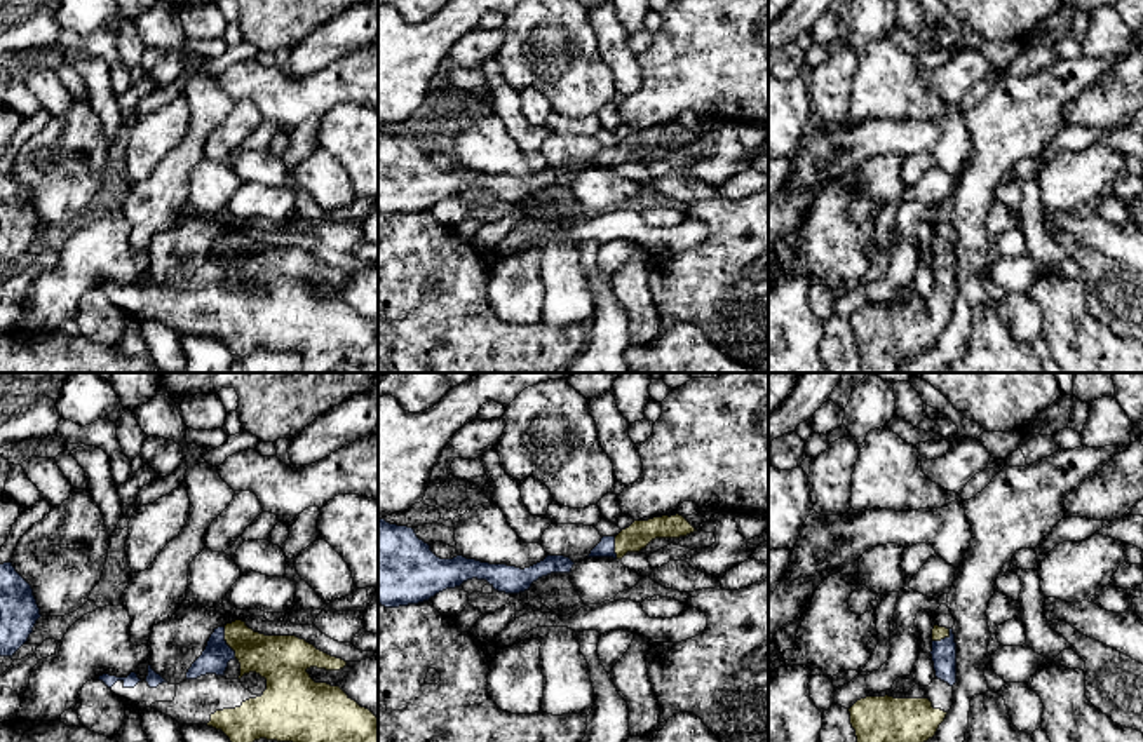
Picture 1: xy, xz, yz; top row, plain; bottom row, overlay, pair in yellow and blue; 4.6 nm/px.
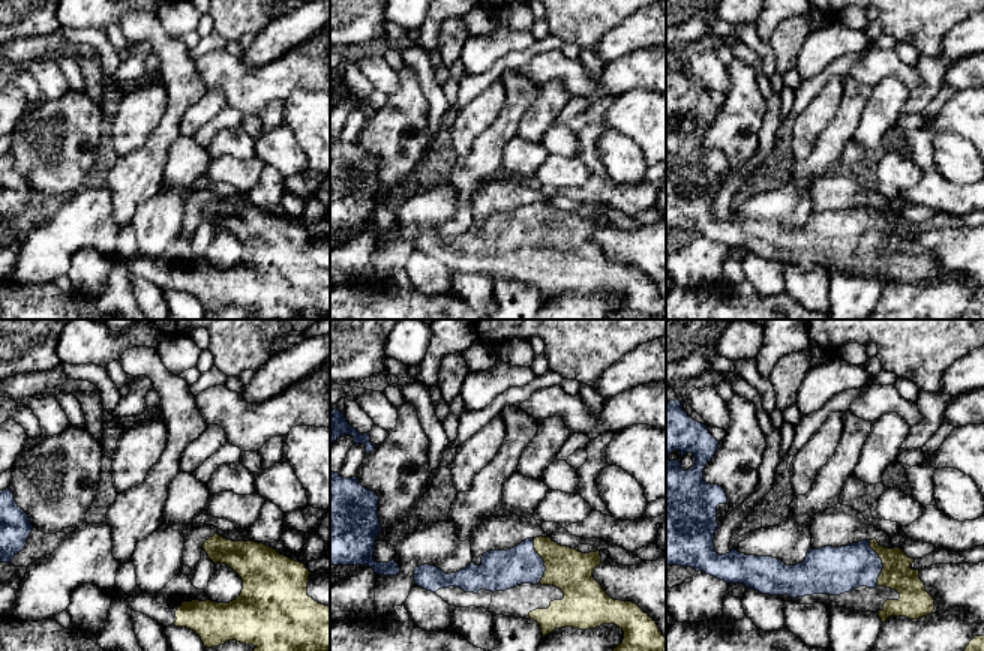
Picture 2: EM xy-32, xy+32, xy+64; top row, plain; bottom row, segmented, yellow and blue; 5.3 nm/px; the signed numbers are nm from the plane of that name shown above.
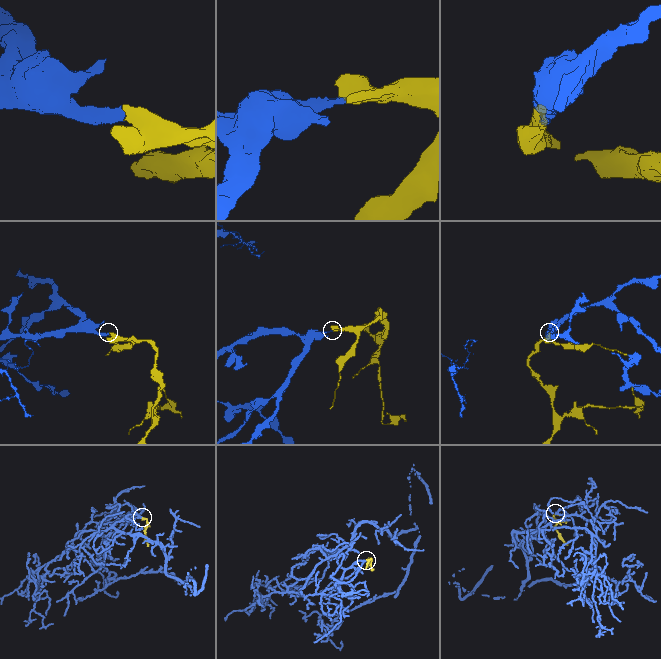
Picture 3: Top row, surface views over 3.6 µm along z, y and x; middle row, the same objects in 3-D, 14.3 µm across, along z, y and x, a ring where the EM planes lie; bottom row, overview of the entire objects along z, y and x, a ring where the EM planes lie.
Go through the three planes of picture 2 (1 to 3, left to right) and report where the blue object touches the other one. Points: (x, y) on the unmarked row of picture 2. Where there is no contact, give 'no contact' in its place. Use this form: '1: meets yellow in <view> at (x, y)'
1: no contact
2: meets yellow in xy+32 at (543, 224)
3: meets yellow in xy+64 at (882, 227)

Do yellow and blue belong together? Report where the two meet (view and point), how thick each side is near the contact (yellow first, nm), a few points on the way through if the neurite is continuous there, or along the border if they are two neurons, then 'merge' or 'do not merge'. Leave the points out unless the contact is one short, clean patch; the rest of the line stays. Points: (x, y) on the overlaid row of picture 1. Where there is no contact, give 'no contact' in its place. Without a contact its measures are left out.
meets yellow in xy at (227, 643); 220 nm thick on the yellow side, 130 nm on the other; runs through xy (277, 659), (243, 643), (227, 643), (215, 659); merge

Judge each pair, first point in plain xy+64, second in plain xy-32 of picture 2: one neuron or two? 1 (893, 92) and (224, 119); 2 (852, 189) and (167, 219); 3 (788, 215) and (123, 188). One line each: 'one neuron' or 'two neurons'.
1: two neurons
2: one neuron
3: two neurons

